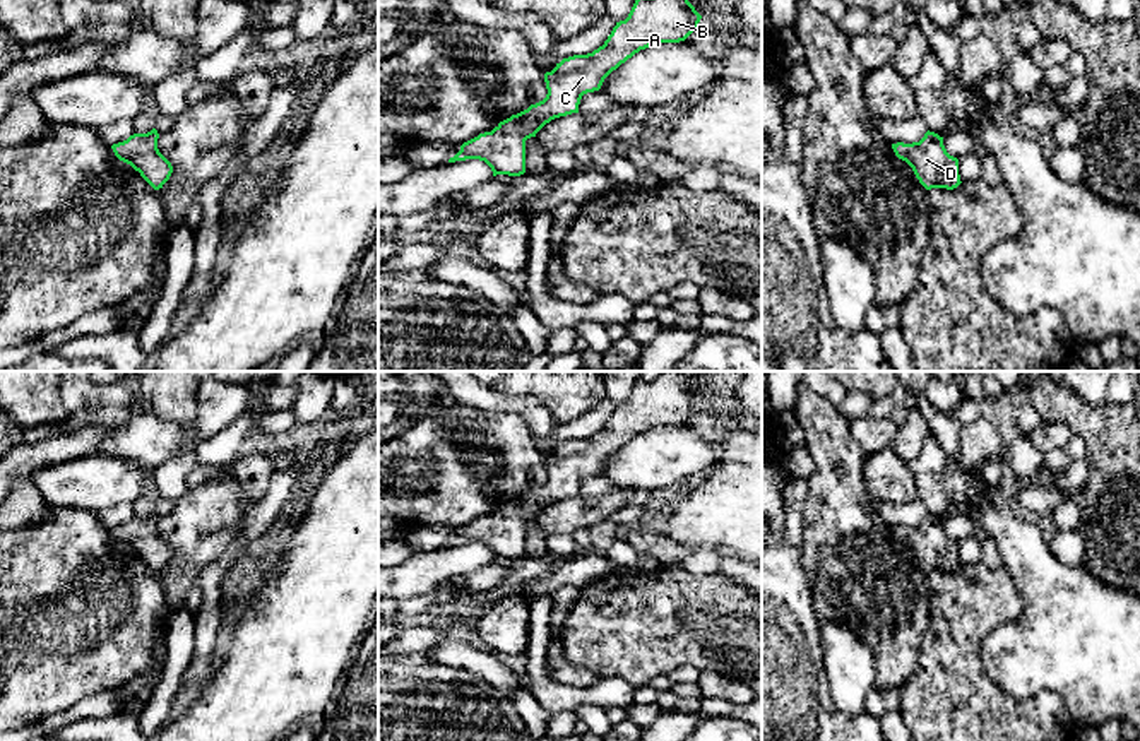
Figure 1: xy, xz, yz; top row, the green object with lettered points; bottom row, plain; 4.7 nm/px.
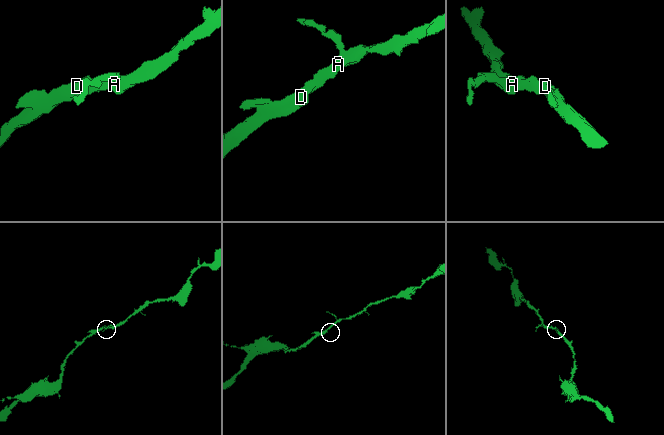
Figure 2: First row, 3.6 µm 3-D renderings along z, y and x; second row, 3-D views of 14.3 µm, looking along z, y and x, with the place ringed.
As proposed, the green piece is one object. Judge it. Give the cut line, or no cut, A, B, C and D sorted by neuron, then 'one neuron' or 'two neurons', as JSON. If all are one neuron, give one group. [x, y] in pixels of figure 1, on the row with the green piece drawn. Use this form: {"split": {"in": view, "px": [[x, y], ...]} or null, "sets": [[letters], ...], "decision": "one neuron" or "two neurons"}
{"split": null, "sets": [["A", "B", "C", "D"]], "decision": "one neuron"}

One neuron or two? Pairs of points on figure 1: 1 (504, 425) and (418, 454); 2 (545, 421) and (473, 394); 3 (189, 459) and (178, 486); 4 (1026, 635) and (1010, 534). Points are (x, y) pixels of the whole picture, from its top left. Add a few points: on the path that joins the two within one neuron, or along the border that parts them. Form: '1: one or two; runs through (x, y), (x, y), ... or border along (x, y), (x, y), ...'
1: one; runs through (483, 438), (451, 438), (439, 450)
2: one; runs through (528, 406), (490, 399)
3: one; runs through (182, 466), (178, 480)
4: one; runs through (1034, 610), (1034, 569), (1029, 560)

